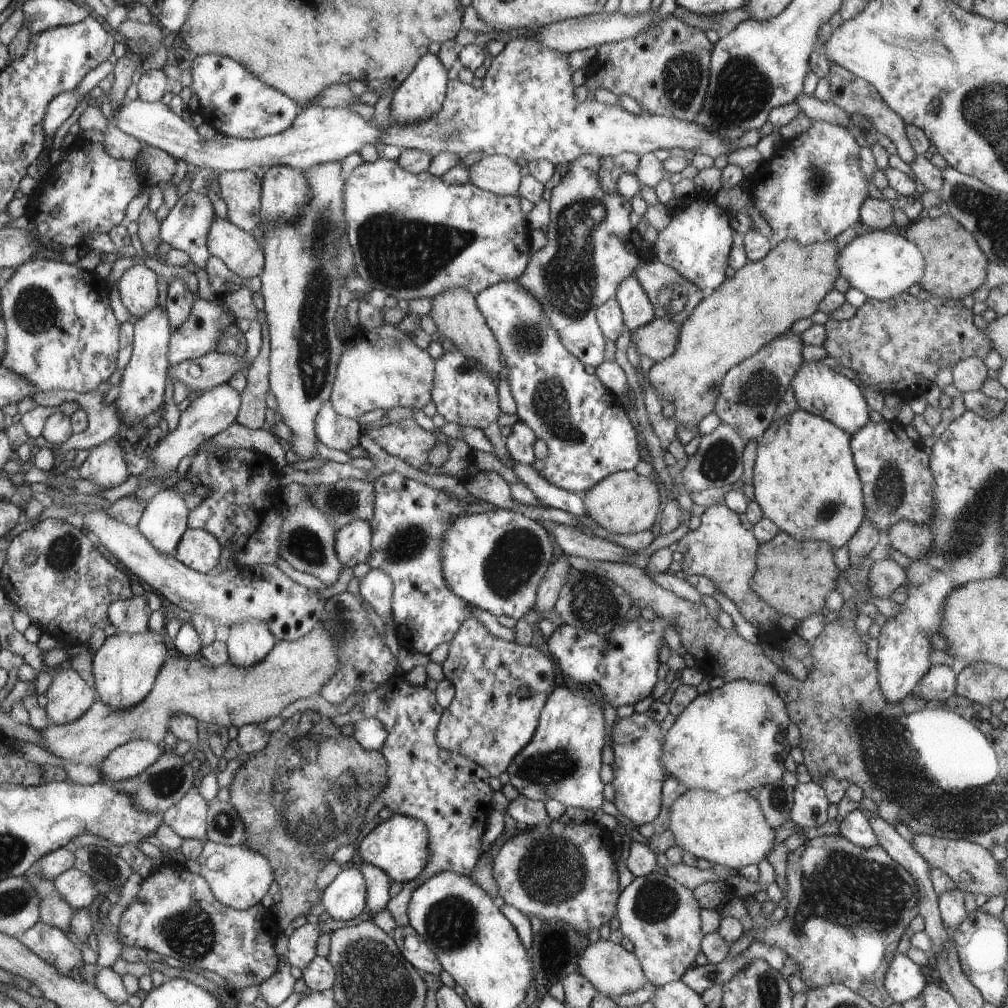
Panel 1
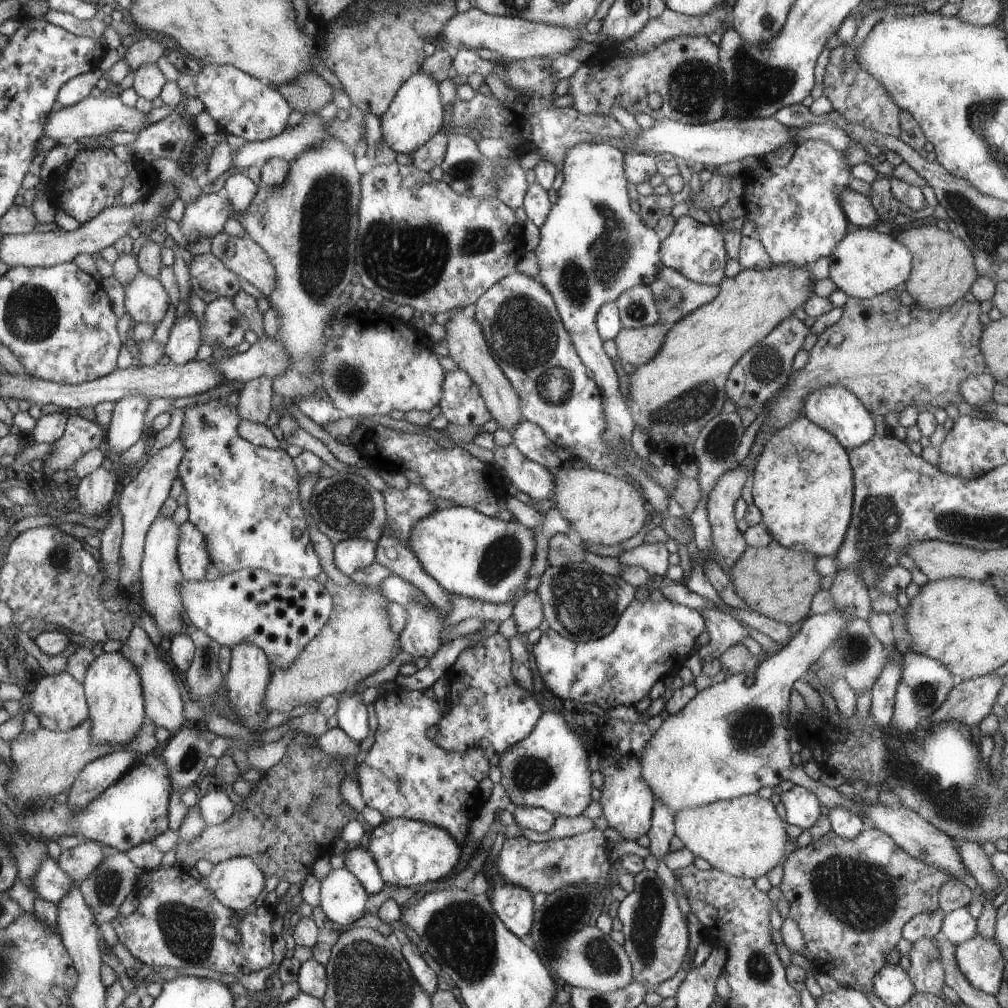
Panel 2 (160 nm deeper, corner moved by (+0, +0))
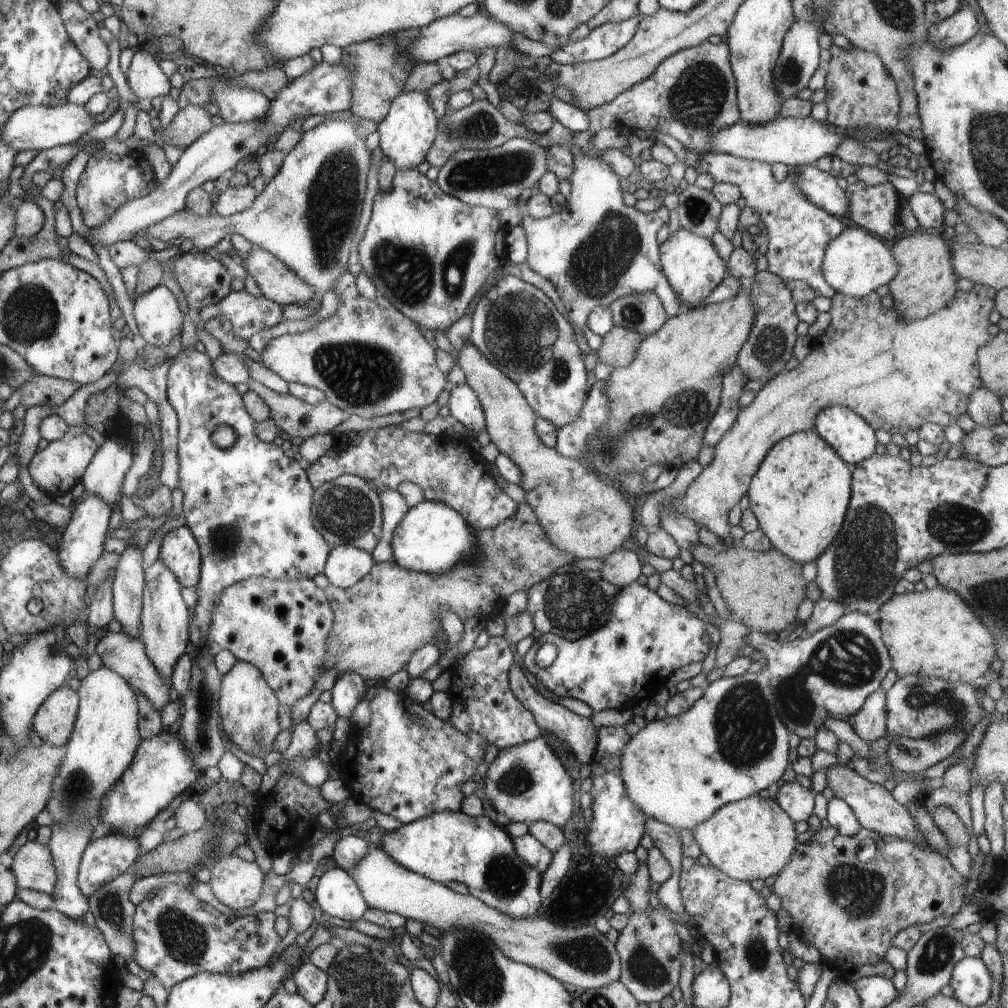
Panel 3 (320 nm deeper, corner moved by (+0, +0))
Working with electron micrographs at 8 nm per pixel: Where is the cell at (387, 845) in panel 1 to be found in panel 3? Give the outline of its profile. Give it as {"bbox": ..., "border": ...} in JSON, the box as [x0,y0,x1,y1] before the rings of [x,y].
{"bbox":[380,811,541,919],"border":[[[438,811],[382,837],[380,848],[413,873],[448,885],[462,883],[468,893],[505,915],[521,919],[534,917],[541,898],[541,872],[518,853],[513,838],[501,820],[472,817],[463,812]]]}

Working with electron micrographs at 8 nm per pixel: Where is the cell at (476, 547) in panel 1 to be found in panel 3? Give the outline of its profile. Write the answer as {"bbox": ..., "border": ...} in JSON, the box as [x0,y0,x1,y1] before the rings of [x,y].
{"bbox":[390,500,486,574],"border":[[[425,500],[410,507],[394,531],[390,552],[398,566],[432,574],[444,574],[456,568],[469,569],[468,564],[486,559],[472,525],[458,511],[440,501]]]}

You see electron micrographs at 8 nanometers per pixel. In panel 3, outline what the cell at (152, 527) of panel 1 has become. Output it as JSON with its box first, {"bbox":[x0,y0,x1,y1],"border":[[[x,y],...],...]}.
{"bbox":[139,559,191,683],"border":[[[157,559],[152,566],[145,570],[139,640],[144,643],[146,654],[154,668],[167,683],[173,675],[178,659],[188,648],[188,622],[191,622],[191,614],[190,608],[182,596],[182,589],[180,580],[164,561]]]}

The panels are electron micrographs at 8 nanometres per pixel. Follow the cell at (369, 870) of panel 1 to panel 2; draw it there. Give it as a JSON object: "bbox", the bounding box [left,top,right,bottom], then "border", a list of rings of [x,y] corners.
{"bbox":[343,847,386,896],"border":[[[364,847],[352,848],[343,854],[346,869],[349,869],[365,886],[366,892],[369,896],[378,894],[386,882],[380,876],[378,866],[374,862],[370,852]]]}

